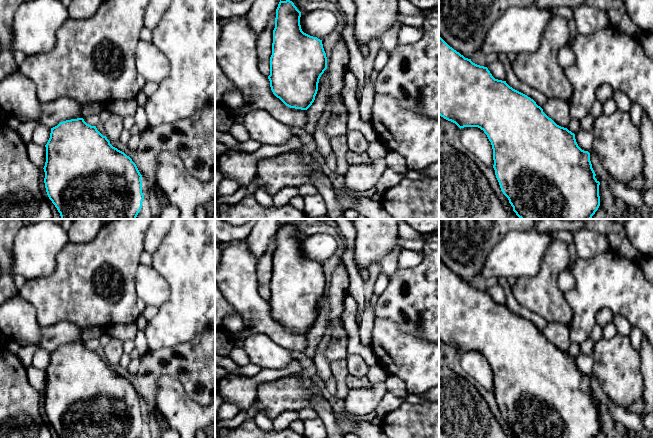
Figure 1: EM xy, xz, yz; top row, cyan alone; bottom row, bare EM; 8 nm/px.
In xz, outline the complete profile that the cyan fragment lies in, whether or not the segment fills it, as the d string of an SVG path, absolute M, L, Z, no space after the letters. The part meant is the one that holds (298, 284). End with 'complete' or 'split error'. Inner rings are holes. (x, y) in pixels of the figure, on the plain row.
M290 224L281 225L276 233L270 281L270 311L286 330L307 334L315 324L321 299L327 293L327 281L322 264L304 257L300 249L301 236Z | complete

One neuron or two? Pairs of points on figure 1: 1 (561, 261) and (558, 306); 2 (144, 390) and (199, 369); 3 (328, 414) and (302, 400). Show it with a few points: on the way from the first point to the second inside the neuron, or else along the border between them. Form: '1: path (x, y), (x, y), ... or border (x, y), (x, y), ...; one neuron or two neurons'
1: path (551, 272), (551, 295); one neuron
2: path (155, 375), (163, 367), (184, 366); one neuron
3: border (319, 393), (313, 394), (310, 397), (312, 407); two neurons

